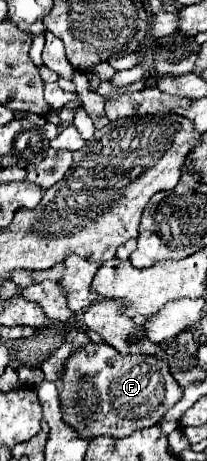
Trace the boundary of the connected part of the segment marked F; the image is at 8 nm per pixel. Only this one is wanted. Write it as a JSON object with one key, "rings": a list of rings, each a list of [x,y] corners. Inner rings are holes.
{"rings":[[[92,342],[74,350],[62,372],[62,392],[60,392],[60,412],[62,420],[76,430],[80,438],[94,436],[114,436],[126,438],[136,430],[158,424],[164,414],[182,398],[182,388],[176,386],[168,364],[154,356],[122,356],[118,350],[106,342]],[[90,382],[98,394],[98,408],[92,418],[78,415],[84,405],[80,402],[80,386]]]}

